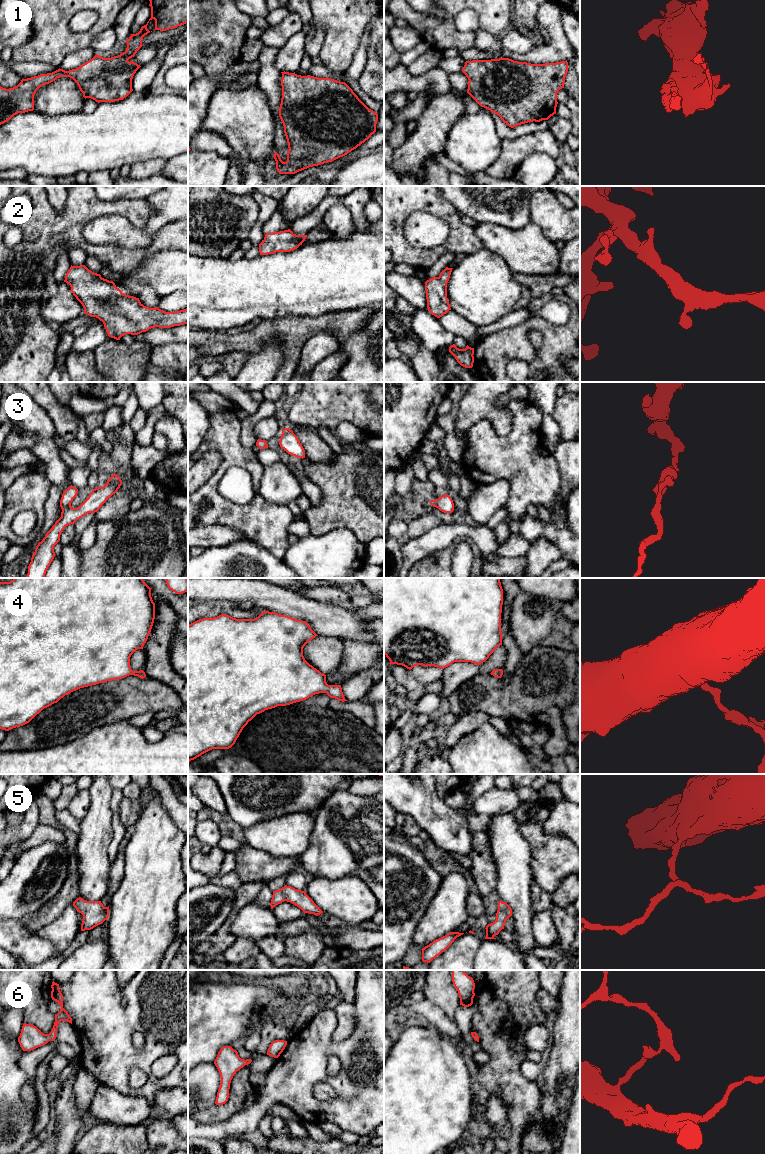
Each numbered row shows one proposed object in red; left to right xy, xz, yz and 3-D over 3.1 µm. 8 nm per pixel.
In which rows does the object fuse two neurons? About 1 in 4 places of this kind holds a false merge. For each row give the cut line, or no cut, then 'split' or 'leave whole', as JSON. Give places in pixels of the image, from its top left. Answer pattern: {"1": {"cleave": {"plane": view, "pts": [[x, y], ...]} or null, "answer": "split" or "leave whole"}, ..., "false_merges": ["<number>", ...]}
{"1": {"cleave": null, "answer": "leave whole"}, "2": {"cleave": null, "answer": "leave whole"}, "3": {"cleave": null, "answer": "leave whole"}, "4": {"cleave": null, "answer": "leave whole"}, "5": {"cleave": null, "answer": "leave whole"}, "6": {"cleave": null, "answer": "leave whole"}, "false_merges": []}

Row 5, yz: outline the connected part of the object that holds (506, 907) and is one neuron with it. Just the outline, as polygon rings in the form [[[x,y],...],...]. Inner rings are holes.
[[[501,900],[498,902],[498,910],[496,913],[496,920],[486,926],[486,937],[485,939],[496,939],[494,936],[498,935],[499,932],[504,929],[507,919],[512,916],[512,909],[506,903]]]

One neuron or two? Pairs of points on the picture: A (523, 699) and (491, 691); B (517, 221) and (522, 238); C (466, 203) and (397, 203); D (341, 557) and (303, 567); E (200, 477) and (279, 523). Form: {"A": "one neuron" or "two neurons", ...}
{"A": "one neuron", "B": "two neurons", "C": "two neurons", "D": "one neuron", "E": "two neurons"}

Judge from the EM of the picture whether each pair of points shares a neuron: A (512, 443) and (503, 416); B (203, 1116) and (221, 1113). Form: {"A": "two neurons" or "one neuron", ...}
{"A": "two neurons", "B": "one neuron"}

